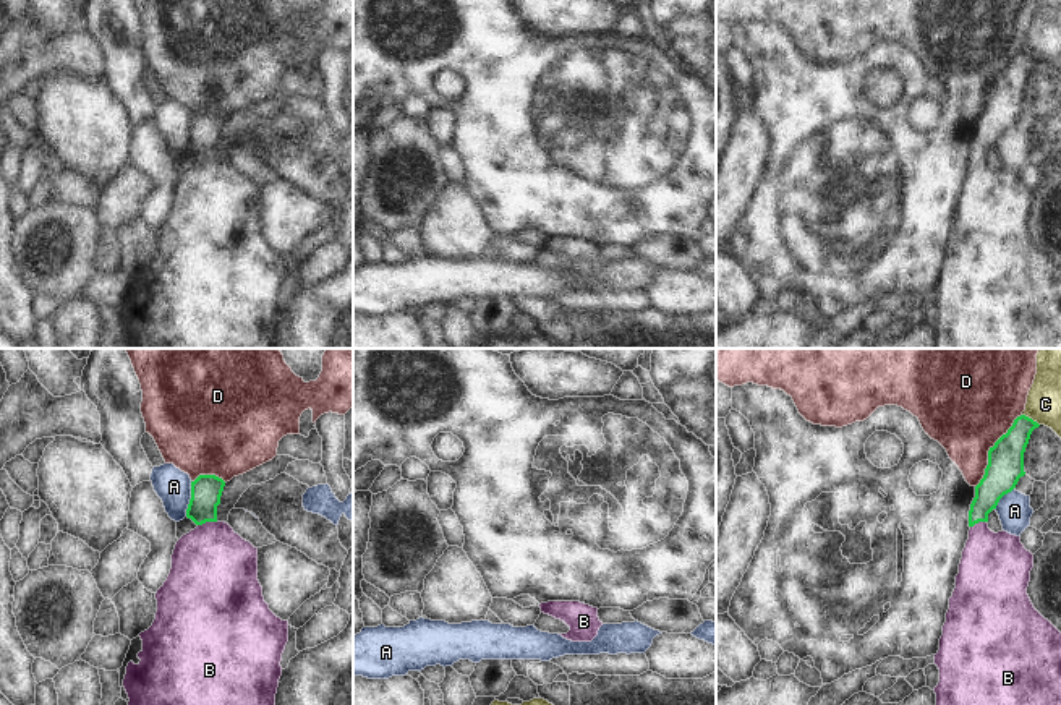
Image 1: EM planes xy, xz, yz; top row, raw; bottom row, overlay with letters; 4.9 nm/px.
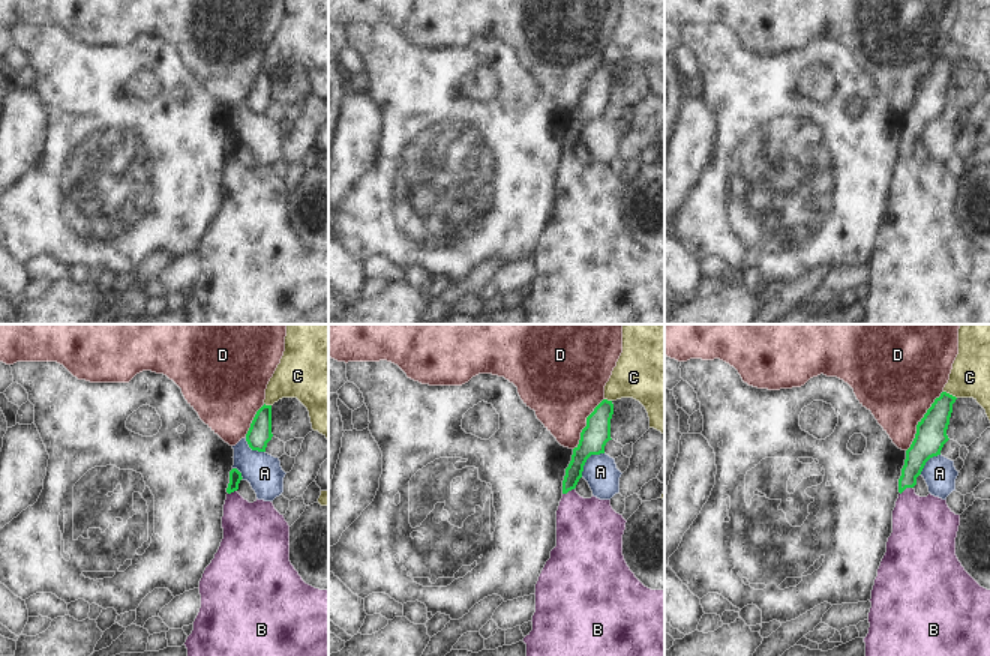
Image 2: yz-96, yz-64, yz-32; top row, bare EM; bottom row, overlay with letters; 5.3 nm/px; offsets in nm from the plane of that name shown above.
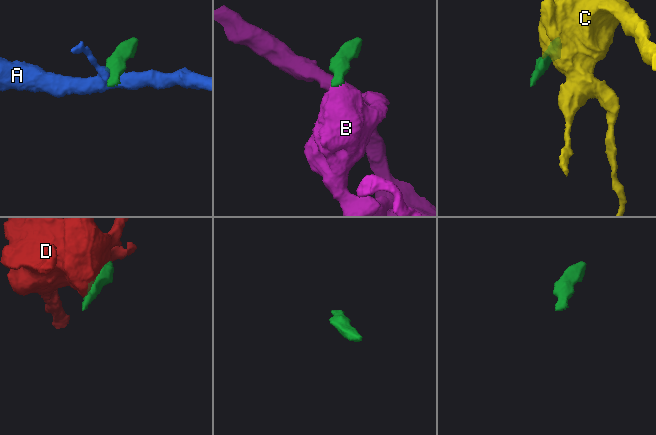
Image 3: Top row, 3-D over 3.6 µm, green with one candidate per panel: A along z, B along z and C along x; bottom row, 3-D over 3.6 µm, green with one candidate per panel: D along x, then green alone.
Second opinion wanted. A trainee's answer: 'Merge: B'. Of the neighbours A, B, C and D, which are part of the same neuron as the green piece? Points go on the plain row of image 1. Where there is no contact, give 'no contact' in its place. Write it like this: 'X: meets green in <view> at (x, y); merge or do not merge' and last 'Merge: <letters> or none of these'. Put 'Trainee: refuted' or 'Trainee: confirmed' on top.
Trainee: confirmed
A: meets green in xy at (190, 136); do not merge
B: meets green in xy at (206, 158); merge
C: meets green in yz at (1031, 55); do not merge
D: meets green in yz at (988, 88); do not merge
Merge: B

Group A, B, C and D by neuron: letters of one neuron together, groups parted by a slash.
A / B / C / D

